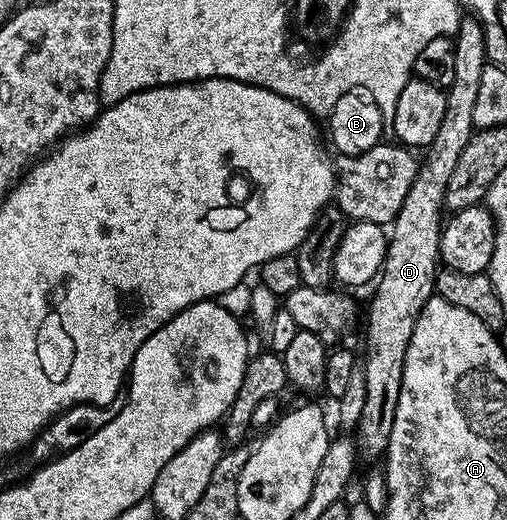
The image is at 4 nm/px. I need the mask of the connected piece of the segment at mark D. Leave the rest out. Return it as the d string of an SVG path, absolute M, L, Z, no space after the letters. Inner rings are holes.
M466 16L459 21L458 32L453 35L455 44L455 71L453 73L452 84L445 89L446 103L444 104L444 120L440 120L440 129L436 132L436 140L432 140L430 146L425 147L424 153L421 155L418 165L416 180L412 182L412 188L408 190L408 196L404 196L404 204L400 204L400 212L394 217L394 221L388 230L388 241L386 243L386 258L382 261L382 272L377 279L376 285L373 287L374 295L370 298L370 311L366 314L366 359L361 359L360 369L364 372L364 412L360 412L360 420L356 427L356 433L353 435L354 445L358 447L358 457L362 462L374 462L383 457L388 448L388 440L392 440L392 420L396 420L396 400L400 400L400 384L404 376L404 356L408 352L408 344L412 340L412 328L416 328L416 320L420 316L420 312L424 308L424 304L428 304L430 298L435 297L434 293L434 278L438 275L440 269L440 259L438 257L438 249L440 248L440 236L442 235L442 227L444 225L444 207L446 205L446 185L448 179L452 176L452 172L456 169L456 160L460 160L460 152L464 152L465 146L468 145L468 140L475 132L474 121L472 120L472 111L476 104L476 95L480 89L480 79L484 73L484 68L488 64L486 56L486 45L484 44L484 28L473 16Z

